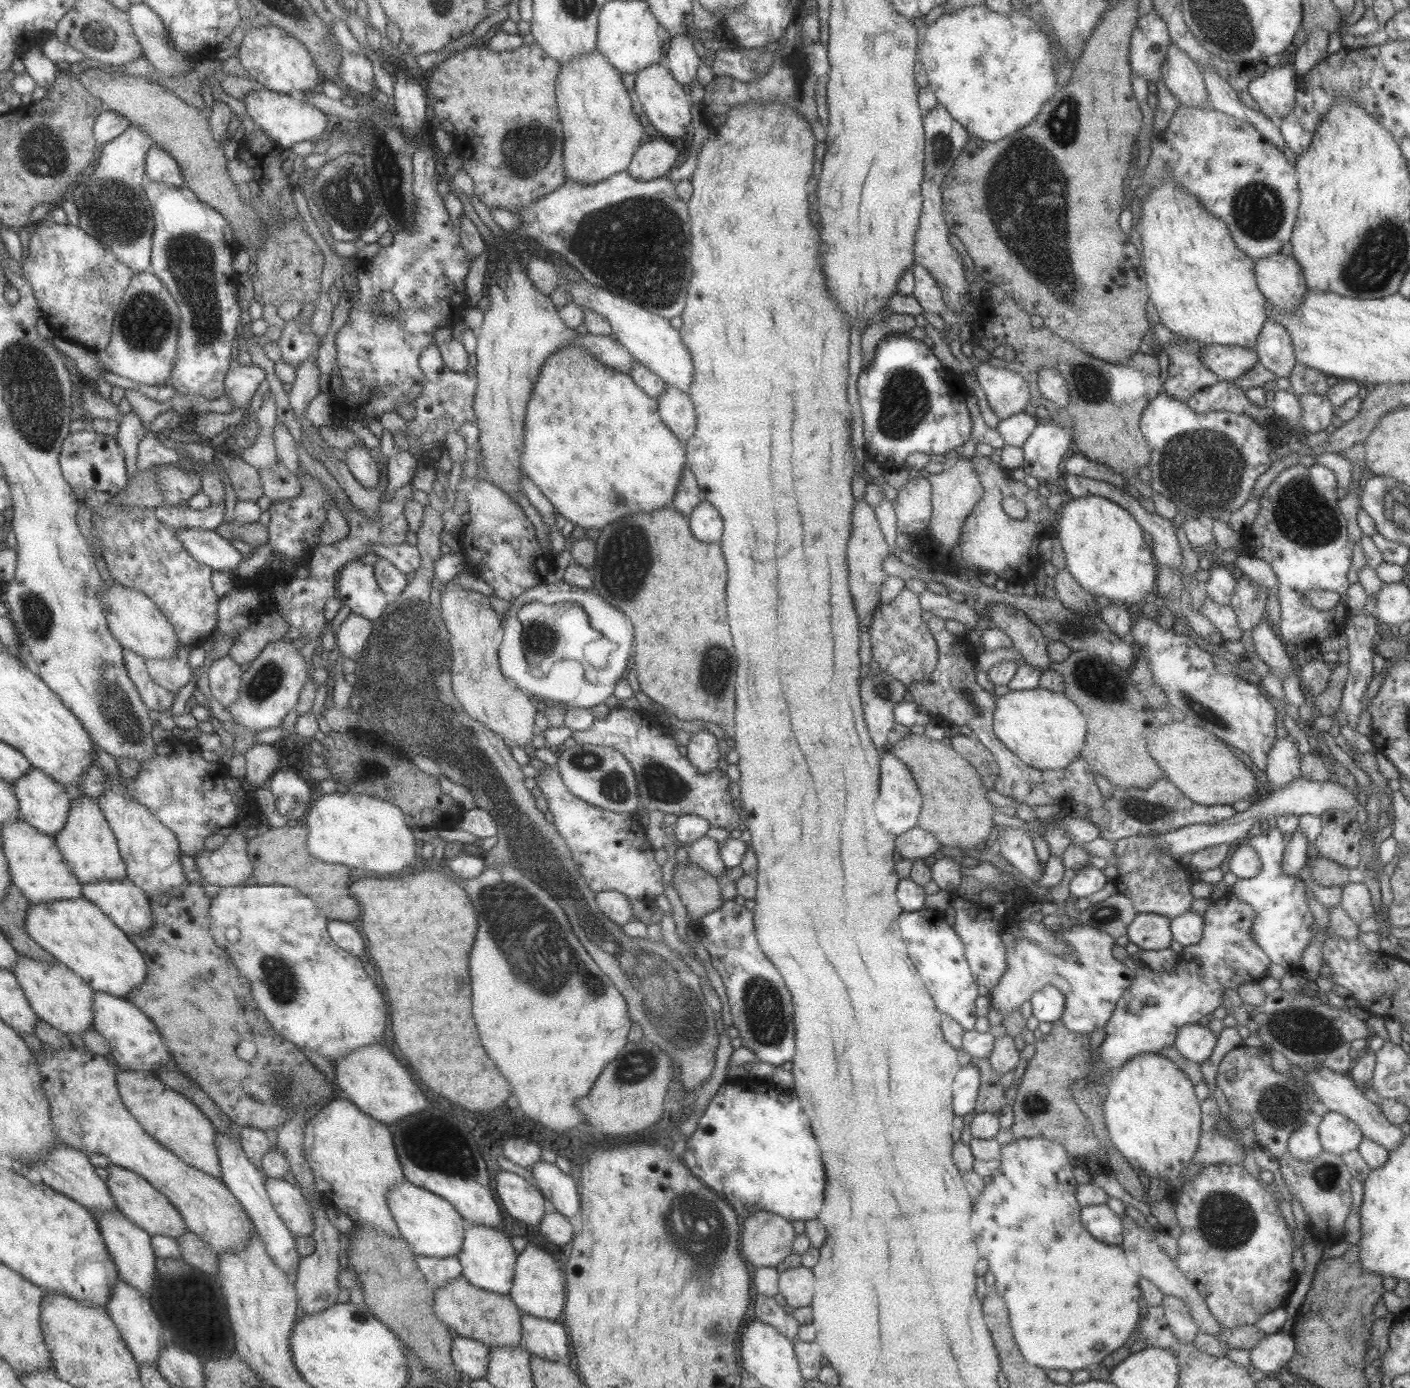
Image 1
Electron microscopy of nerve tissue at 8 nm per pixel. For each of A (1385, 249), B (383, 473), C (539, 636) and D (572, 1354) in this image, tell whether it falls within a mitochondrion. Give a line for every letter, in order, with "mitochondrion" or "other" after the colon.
A: mitochondrion
B: other
C: mitochondrion
D: other

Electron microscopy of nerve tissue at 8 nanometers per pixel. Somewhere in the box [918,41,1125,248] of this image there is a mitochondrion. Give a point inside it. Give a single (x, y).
(941, 147)

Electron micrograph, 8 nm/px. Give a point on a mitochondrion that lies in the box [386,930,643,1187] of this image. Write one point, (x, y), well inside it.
(422, 1144)

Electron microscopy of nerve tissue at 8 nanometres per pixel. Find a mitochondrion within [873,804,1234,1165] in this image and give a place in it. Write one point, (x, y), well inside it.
(1104, 914)

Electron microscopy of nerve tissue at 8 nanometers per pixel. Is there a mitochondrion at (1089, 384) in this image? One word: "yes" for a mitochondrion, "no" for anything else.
yes

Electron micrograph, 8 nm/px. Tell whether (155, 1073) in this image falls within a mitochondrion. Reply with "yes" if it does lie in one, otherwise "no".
no

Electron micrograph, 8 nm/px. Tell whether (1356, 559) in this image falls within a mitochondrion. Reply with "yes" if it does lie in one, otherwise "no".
no

